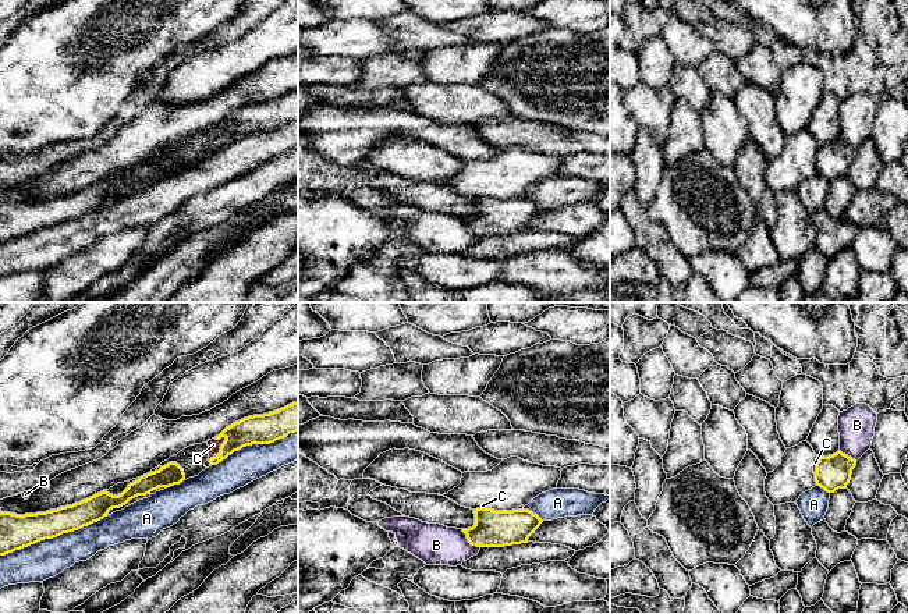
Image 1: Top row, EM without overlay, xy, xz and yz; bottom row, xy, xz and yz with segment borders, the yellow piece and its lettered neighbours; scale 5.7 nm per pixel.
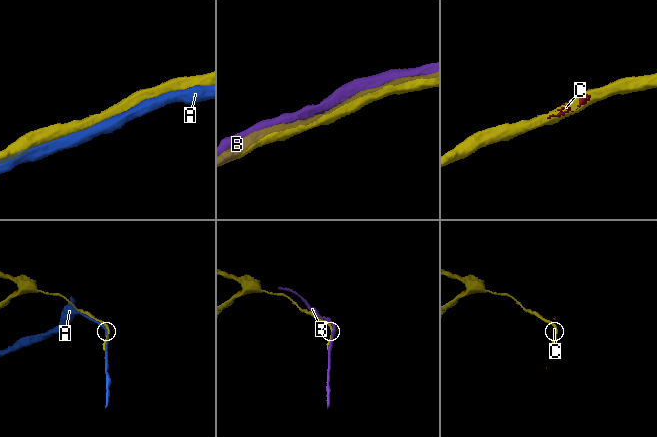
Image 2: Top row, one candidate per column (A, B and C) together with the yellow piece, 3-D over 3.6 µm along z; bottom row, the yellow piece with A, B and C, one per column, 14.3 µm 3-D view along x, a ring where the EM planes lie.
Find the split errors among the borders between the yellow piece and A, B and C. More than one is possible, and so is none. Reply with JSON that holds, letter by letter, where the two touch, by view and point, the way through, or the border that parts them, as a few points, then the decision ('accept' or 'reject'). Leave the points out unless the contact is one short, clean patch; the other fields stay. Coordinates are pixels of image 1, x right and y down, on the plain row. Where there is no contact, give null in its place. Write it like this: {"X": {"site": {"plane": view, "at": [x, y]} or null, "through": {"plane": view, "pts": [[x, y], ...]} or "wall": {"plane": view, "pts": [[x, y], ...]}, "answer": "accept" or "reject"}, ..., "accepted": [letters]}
{"A": {"site": {"plane": "xy", "at": [53, 224]}, "answer": "reject"}, "B": {"site": {"plane": "xz", "at": [468, 229]}, "answer": "reject"}, "C": {"site": {"plane": "xy", "at": [220, 141]}, "answer": "reject"}, "accepted": []}

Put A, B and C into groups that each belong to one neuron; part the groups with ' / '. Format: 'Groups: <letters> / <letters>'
Groups: A / B / C

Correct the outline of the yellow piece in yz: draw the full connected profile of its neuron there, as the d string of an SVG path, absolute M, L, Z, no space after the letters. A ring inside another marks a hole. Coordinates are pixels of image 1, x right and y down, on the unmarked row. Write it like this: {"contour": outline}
{"contour": "M841 139L829 145L820 145L816 150L815 170L827 181L847 177L855 153L856 149Z"}

